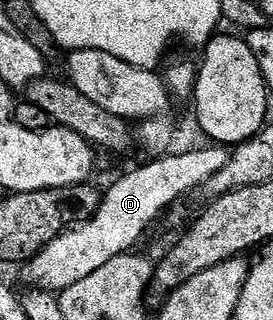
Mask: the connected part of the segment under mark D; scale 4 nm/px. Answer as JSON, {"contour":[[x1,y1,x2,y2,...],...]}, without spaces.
{"contour":[[205,145,199,151,186,151,183,155,167,153,161,157,151,158,150,163,143,167,138,167,135,171,130,171,127,175,122,175,110,188,105,188,102,204,98,206,96,214,87,223,79,223,77,227,62,232,57,235,51,243,40,253,36,253,34,258,25,264,26,275,31,279,35,288,43,291,53,291,60,293,68,289,68,285,76,285,76,281,88,277,88,273,96,273,103,265,108,265,112,257,120,257,133,252,134,247,142,239,142,234,153,225,158,219,158,214,165,207,170,207,181,195,186,195,189,191,203,188,212,177,216,175,230,160,231,148,226,145]]}

